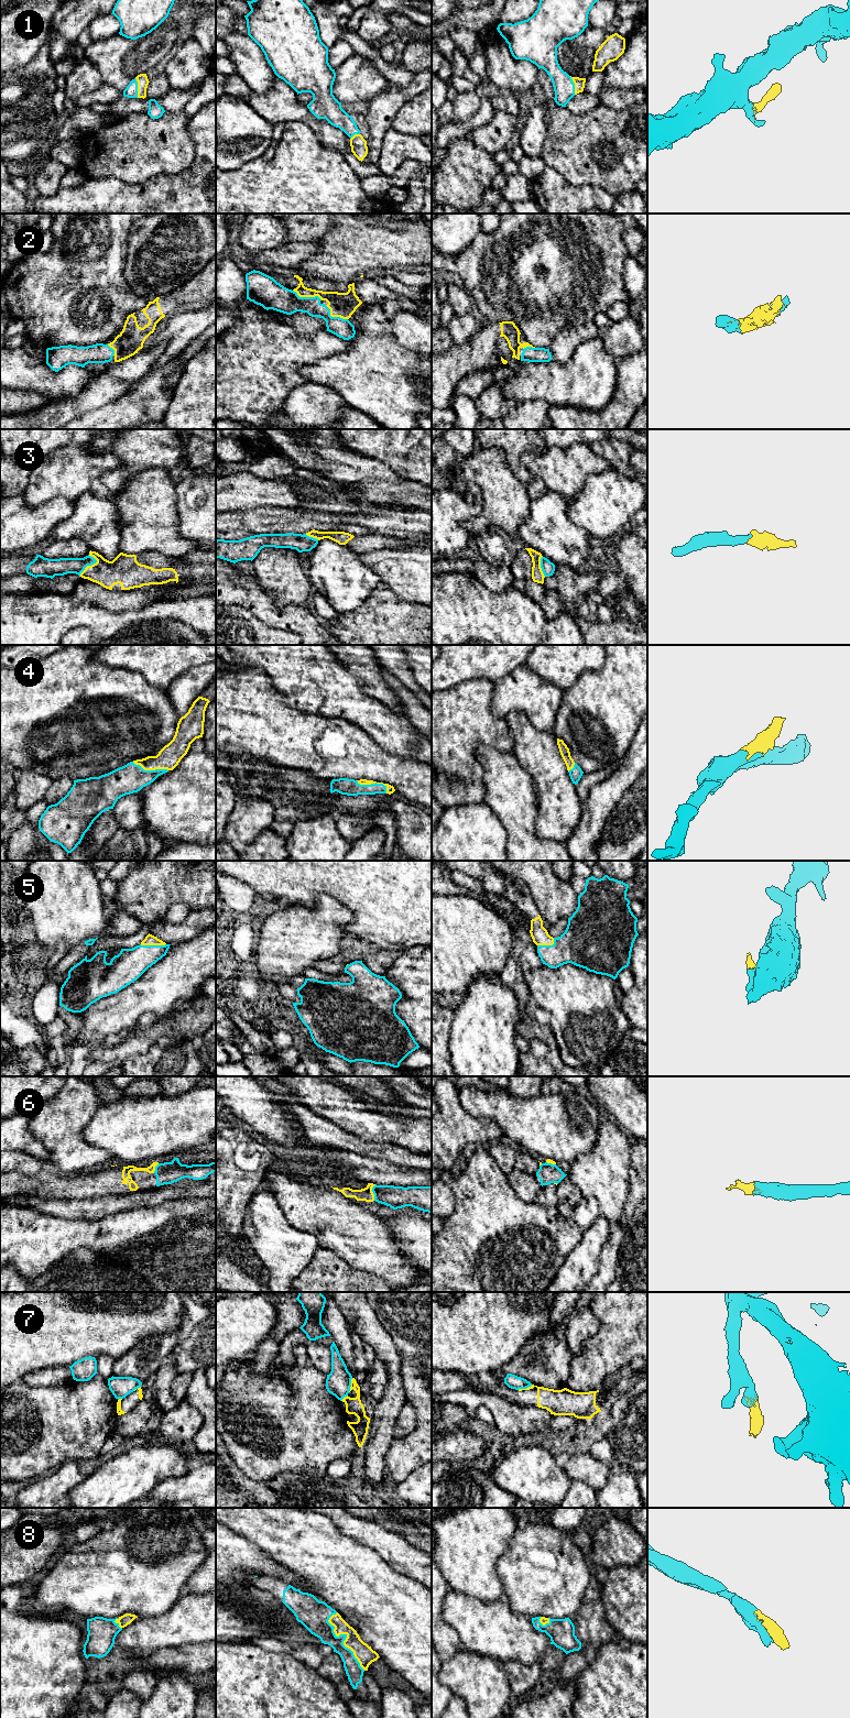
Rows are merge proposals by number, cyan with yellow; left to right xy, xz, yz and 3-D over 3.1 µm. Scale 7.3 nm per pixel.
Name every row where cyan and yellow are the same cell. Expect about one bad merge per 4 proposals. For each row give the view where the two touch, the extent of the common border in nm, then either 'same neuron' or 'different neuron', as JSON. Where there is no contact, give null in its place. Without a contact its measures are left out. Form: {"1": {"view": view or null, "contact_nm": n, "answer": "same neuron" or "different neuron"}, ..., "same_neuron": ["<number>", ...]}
{"1": {"view": "xy", "contact_nm": 150, "answer": "same neuron"}, "2": {"view": "xz", "contact_nm": 220, "answer": "same neuron"}, "3": {"view": "xy", "contact_nm": 180, "answer": "same neuron"}, "4": {"view": "xz", "contact_nm": 240, "answer": "same neuron"}, "5": {"view": "xy", "contact_nm": 190, "answer": "same neuron"}, "6": {"view": "xz", "contact_nm": 120, "answer": "same neuron"}, "7": {"view": "xz", "contact_nm": 110, "answer": "different neuron"}, "8": {"view": "xz", "contact_nm": 480, "answer": "same neuron"}, "same_neuron": ["1", "2", "3", "4", "5", "6", "8"]}

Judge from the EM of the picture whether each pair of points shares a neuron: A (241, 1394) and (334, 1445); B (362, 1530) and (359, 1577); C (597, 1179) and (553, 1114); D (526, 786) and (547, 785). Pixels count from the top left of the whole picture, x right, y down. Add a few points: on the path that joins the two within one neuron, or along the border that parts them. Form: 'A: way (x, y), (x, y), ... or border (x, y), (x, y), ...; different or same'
A: way (264, 1412), (311, 1434); same
B: border (339, 1530), (373, 1549), (383, 1558); different
C: border (597, 1135), (594, 1146), (570, 1163); different
D: border (521, 765), (531, 775), (535, 785), (536, 812); different

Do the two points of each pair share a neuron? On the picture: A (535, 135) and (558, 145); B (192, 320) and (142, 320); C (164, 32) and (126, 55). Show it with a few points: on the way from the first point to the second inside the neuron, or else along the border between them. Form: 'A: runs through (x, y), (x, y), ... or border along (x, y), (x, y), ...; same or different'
A: border along (546, 113), (546, 135), (540, 156); different
B: border along (192, 309), (173, 314), (161, 327), (156, 338); different
C: runs through (154, 42), (141, 55), (135, 55); same

